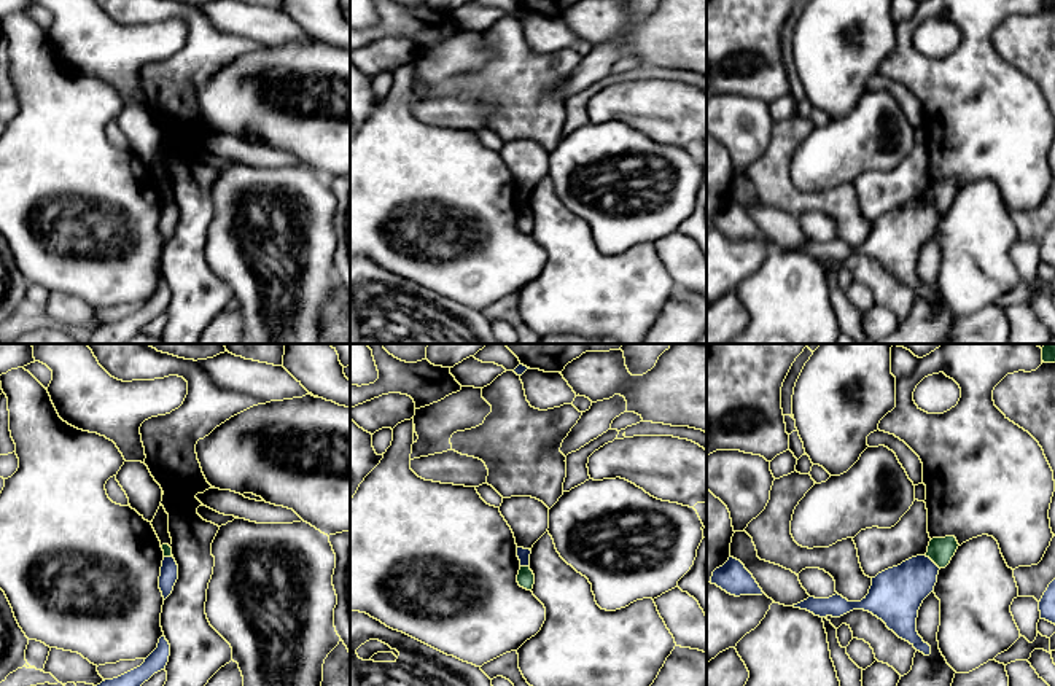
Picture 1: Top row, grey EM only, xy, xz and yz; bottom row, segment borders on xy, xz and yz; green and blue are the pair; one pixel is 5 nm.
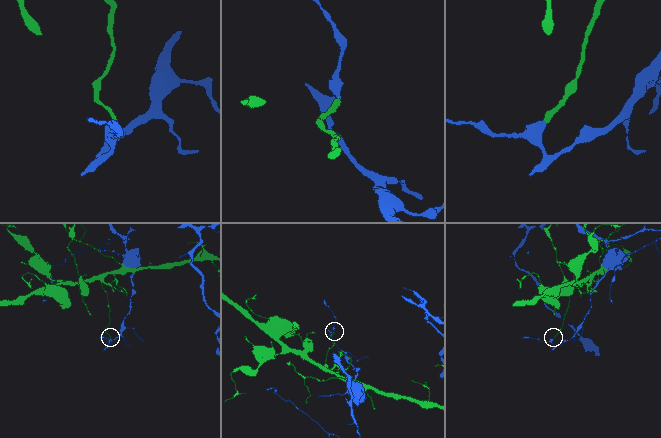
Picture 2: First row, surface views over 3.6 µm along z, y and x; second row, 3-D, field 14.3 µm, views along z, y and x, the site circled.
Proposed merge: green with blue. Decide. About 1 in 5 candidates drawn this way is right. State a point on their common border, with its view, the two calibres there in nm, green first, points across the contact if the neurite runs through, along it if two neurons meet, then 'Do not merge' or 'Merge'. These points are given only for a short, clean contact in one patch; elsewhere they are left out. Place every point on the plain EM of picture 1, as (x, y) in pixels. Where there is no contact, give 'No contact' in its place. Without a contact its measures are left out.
Touches green at yz (933, 204). Thickness 130 nm (green) against 280 nm. Boundary: yz (925, 199), (939, 212). Do not merge

